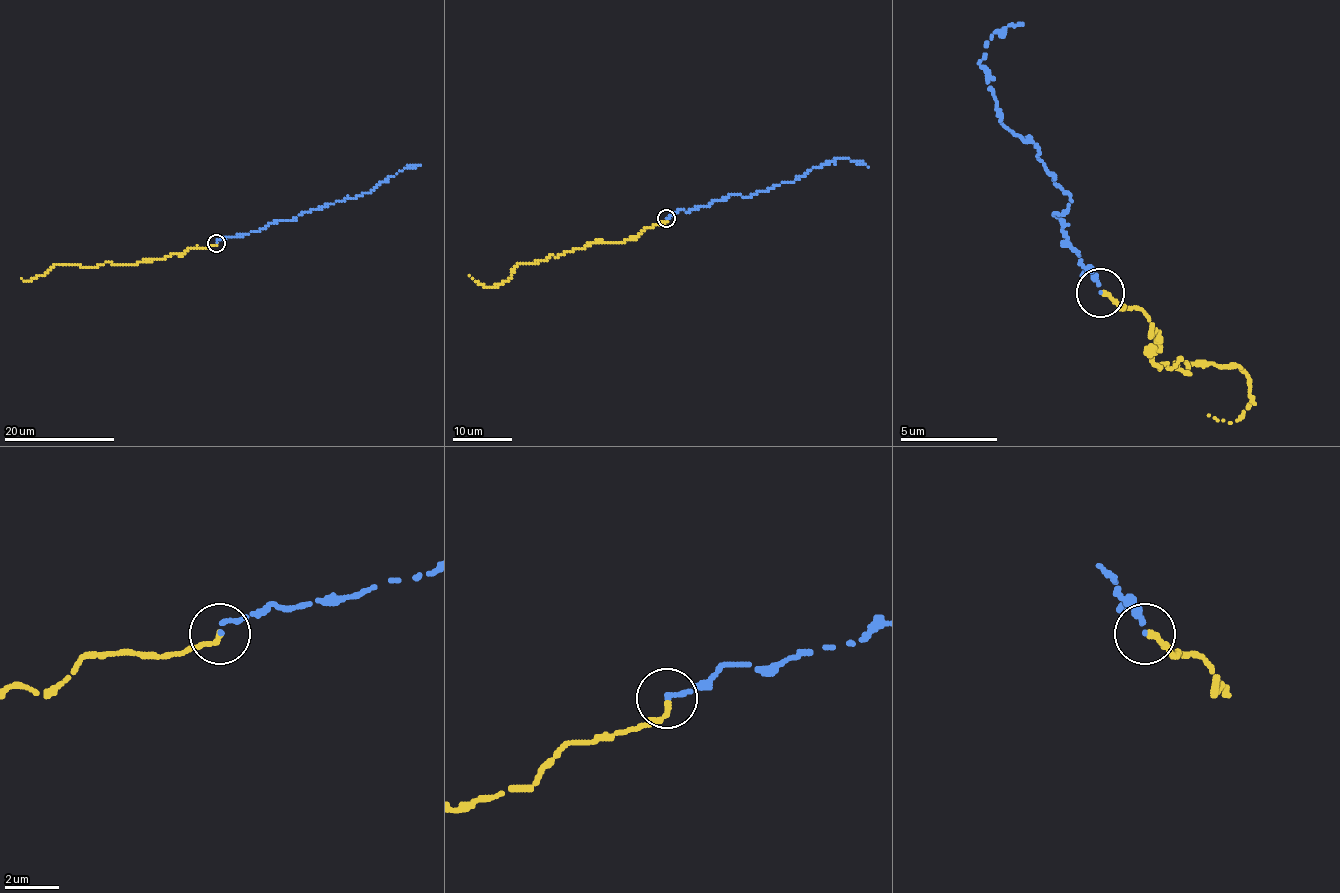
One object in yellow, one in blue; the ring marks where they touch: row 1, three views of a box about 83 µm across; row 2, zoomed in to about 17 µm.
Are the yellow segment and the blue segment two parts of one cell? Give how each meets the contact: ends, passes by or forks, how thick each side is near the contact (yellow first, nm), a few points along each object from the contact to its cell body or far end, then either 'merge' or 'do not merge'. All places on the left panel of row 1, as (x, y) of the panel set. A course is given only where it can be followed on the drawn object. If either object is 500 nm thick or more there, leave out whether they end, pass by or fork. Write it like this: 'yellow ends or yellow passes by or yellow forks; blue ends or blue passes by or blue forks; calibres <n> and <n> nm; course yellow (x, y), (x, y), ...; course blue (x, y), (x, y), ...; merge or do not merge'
yellow ends; blue ends; calibres 240 and 150 nm; course yellow (216, 243), (133, 265), (57, 265), (28, 281), (20, 279); course blue (216, 243), (226, 236), (259, 231), (373, 191), (405, 167), (421, 164); merge

